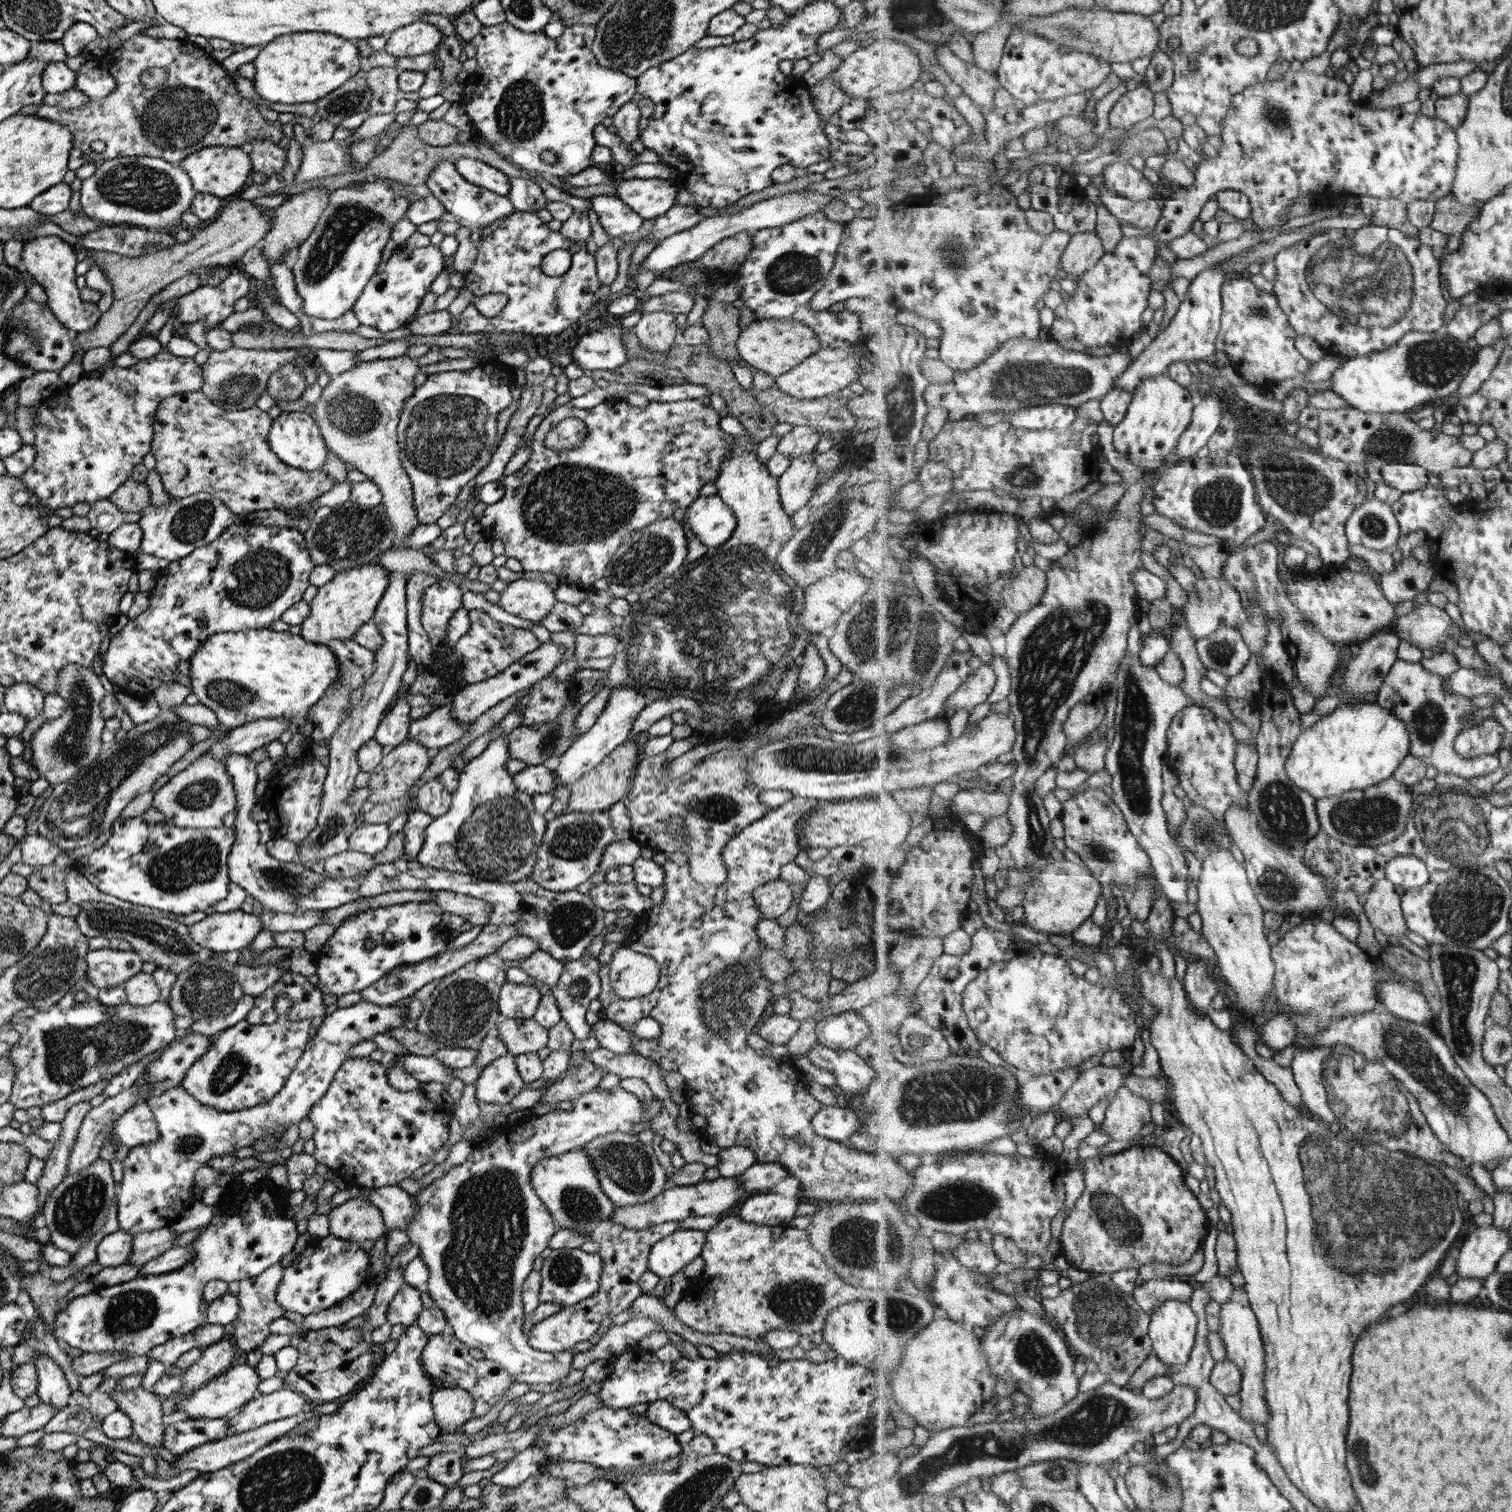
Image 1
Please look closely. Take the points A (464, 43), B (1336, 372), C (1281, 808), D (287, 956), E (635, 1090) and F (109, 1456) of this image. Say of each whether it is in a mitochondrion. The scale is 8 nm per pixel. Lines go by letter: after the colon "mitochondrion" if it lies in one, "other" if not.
A: other
B: other
C: mitochondrion
D: other
E: other
F: other

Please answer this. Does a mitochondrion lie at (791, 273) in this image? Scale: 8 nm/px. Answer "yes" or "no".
yes

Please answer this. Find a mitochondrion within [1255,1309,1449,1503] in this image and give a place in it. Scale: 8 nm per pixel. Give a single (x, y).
(1362, 1464)

